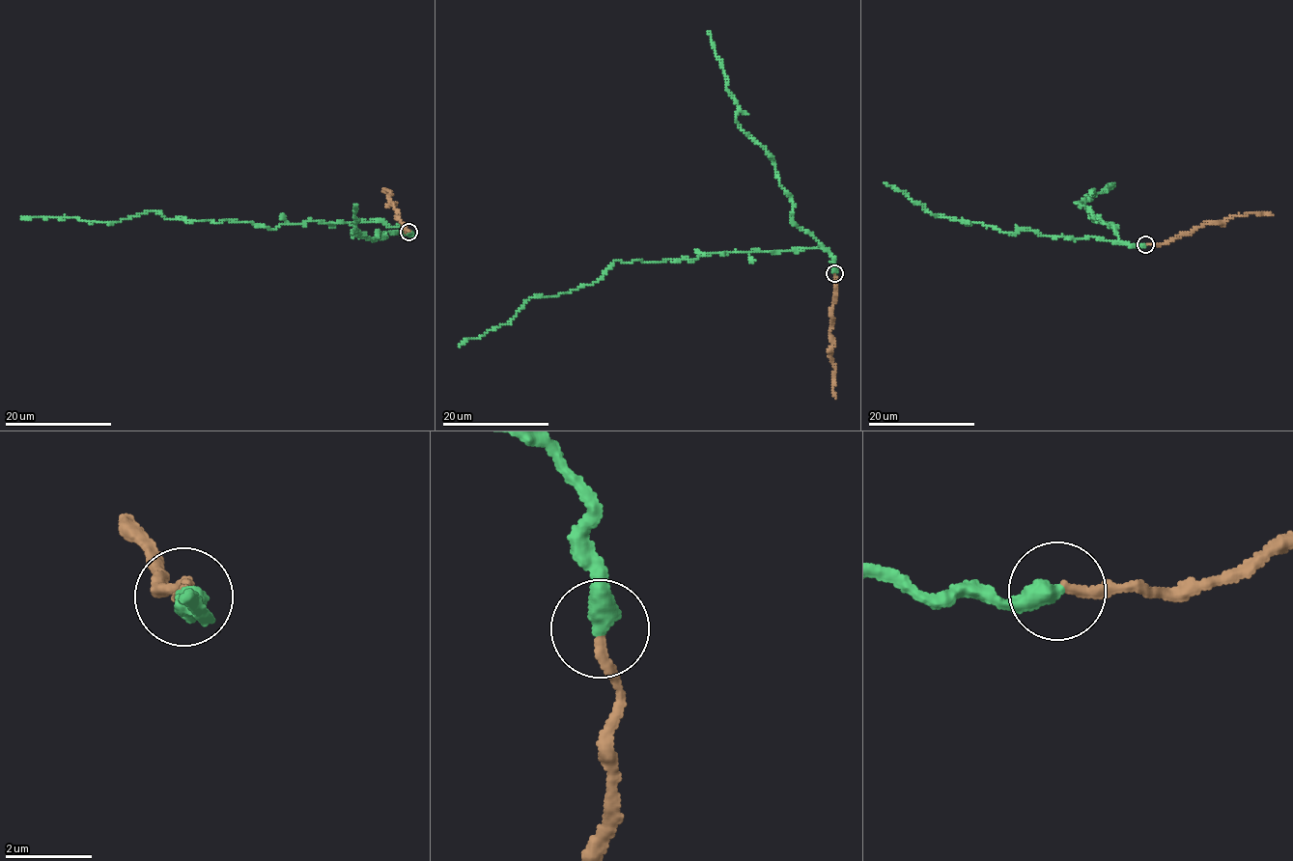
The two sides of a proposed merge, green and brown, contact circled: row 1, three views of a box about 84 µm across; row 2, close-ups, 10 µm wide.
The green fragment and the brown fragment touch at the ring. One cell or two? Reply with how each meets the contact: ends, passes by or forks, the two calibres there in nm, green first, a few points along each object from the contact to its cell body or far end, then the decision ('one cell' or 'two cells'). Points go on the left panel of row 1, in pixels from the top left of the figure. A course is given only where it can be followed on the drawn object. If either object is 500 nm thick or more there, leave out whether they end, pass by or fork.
green ends there; brown ends there; 480 nm thick on the green side, 240 nm on the other; green runs (407, 232), (376, 221), (307, 220), (268, 230), (251, 221), (173, 219), (157, 211), (105, 223), (20, 218); brown runs (407, 232), (397, 218), (390, 202), (391, 192), (387, 189), (383, 191); one cell

